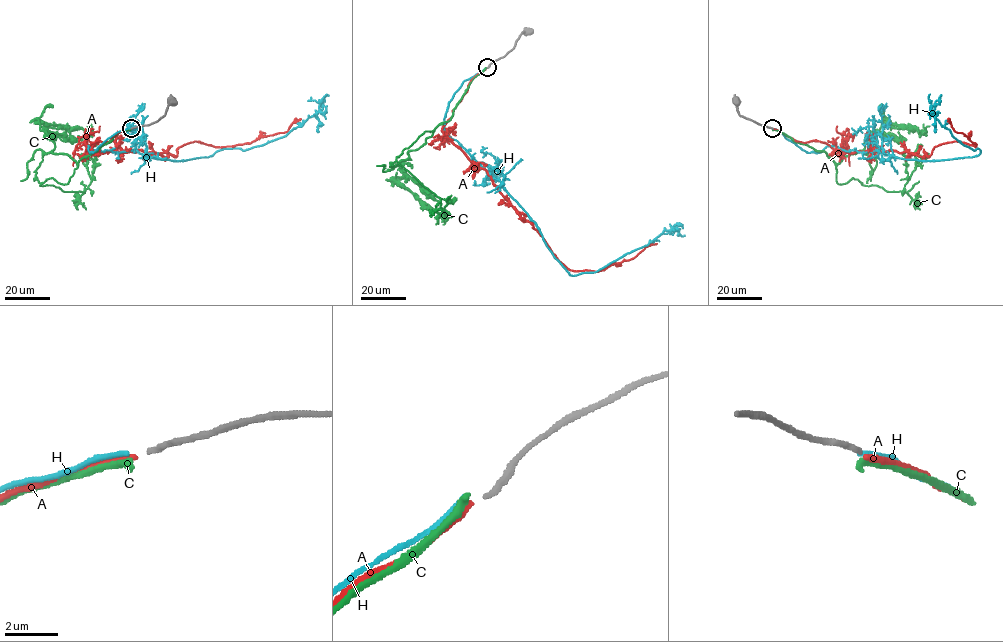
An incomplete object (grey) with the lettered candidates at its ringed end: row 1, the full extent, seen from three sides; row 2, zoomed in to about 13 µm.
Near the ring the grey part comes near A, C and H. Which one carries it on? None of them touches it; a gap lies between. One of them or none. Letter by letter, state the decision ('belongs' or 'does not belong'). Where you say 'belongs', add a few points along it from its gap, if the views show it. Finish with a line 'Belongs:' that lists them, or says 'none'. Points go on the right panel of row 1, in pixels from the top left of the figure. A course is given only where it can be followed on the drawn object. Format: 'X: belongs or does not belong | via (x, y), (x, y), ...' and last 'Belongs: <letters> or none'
A: does not belong
C: does not belong
H: does not belong
Belongs: none

